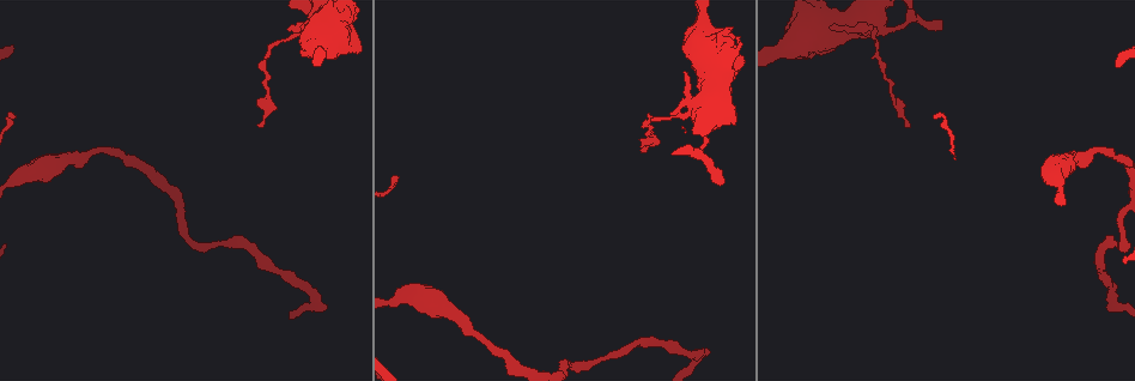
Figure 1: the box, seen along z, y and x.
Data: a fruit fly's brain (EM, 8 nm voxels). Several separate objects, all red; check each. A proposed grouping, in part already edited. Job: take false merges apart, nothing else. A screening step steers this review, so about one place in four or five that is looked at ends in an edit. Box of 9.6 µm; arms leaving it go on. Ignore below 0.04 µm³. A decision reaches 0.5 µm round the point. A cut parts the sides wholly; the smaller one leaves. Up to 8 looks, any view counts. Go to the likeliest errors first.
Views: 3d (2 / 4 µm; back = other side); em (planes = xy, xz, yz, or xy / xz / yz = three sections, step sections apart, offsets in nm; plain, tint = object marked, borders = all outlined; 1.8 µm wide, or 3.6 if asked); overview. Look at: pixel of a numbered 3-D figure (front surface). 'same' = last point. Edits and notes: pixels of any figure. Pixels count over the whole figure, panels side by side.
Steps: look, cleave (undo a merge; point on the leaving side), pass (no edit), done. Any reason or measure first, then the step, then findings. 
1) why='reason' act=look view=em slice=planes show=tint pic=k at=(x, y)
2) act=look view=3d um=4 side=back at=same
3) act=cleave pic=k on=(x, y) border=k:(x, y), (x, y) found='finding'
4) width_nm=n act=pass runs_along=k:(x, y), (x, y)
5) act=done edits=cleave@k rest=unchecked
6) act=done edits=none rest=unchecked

why='abrupt turn' act=look view=3d um=4 pic=1 at=(315, 303)

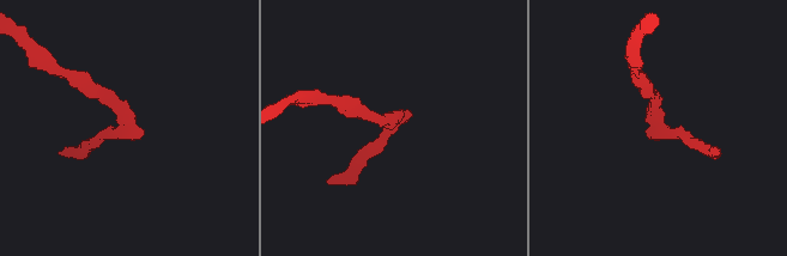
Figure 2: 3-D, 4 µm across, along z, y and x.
arm_widths_nm=190,240 why='shape alone is not enough' act=look view=em um=3.6 slice=planes show=tint pic=2 at=(128, 127)

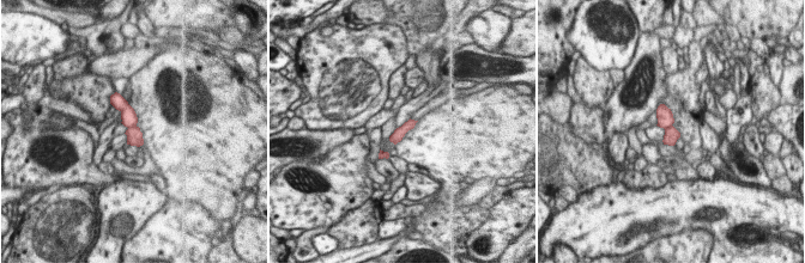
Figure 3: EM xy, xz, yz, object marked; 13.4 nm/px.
act=cleave pic=3 on=(134, 136) border=3:(135, 126), (128, 128) found='two cells meet here'

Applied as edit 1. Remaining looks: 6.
why='calibre changes' act=look view=em slice=planes show=tint pic=1 at=(689, 113)

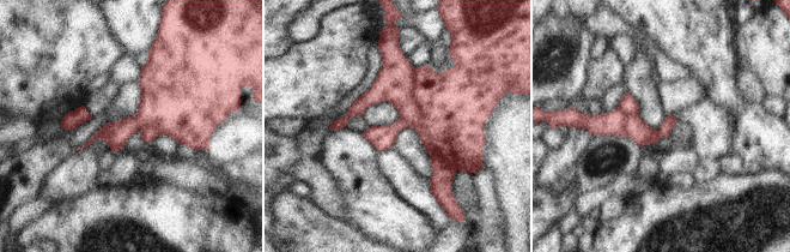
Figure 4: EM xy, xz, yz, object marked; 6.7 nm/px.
width_nm=140 act=cleave pic=4 on=(394, 83) found='a second cell is stuck on'

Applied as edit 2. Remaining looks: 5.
act=look view=overview

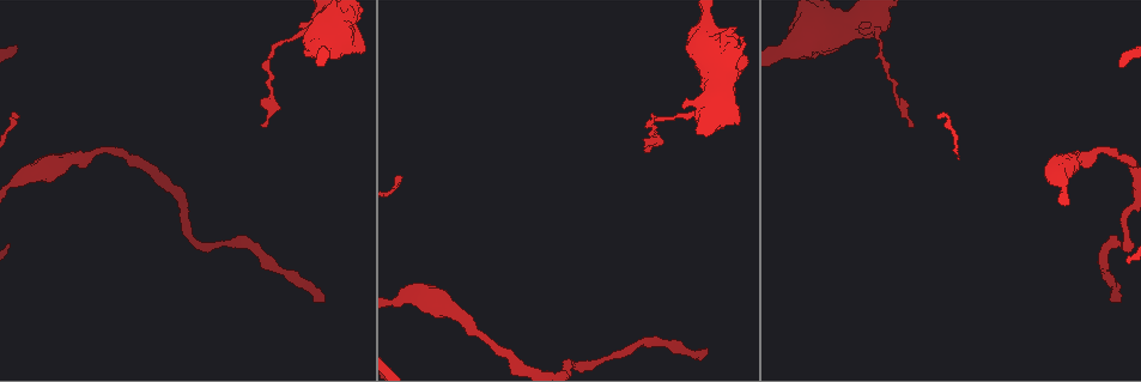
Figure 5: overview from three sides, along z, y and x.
why='calibre changes' act=look view=3d um=4 pic=5 at=(405, 295)

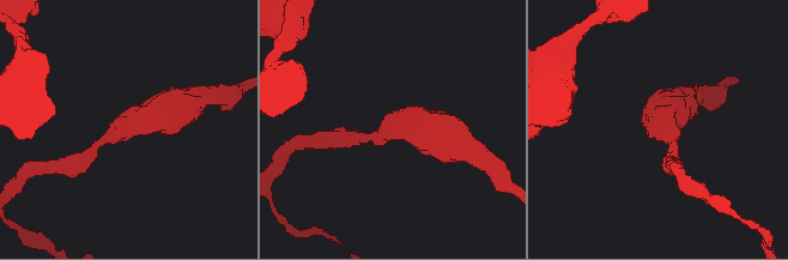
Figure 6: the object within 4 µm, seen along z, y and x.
arm_widths_nm=190,650 why='need the tissue' act=look view=em um=3.6 slice=planes show=tint pic=6 at=(127, 123)

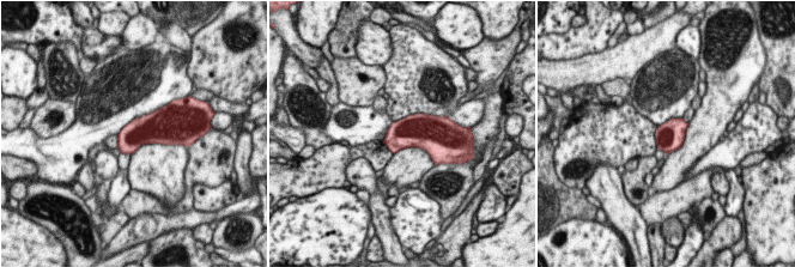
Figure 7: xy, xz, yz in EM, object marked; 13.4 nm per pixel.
width_nm=380 act=pass found='all the same cell'

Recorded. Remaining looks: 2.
act=done edits=cleave@3,cleave@4 rest=unchecked

